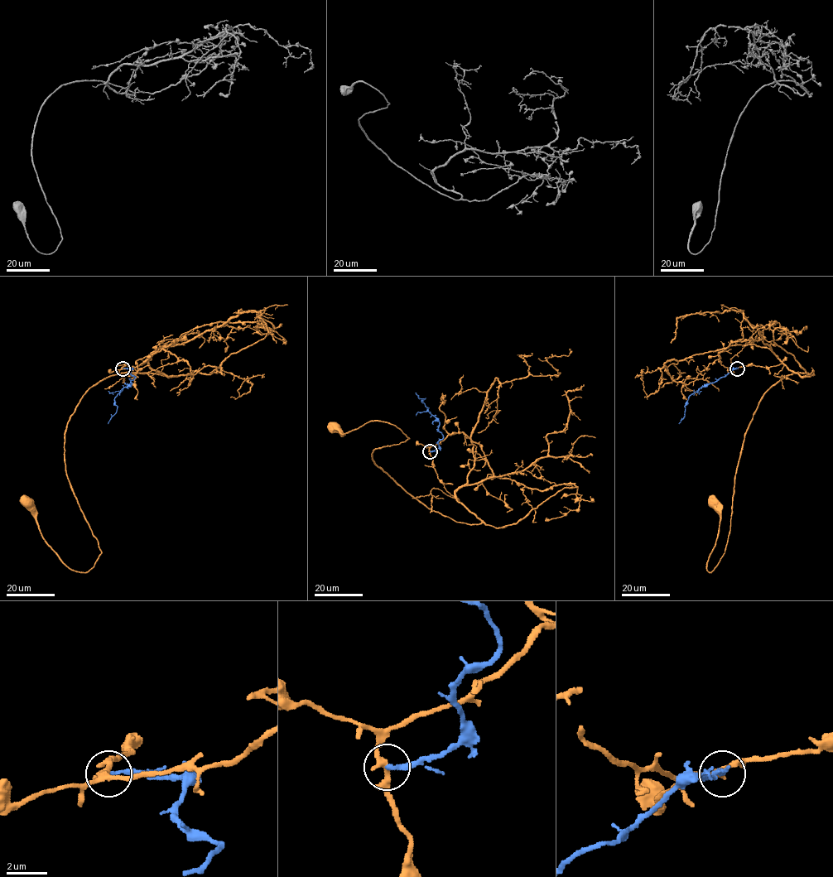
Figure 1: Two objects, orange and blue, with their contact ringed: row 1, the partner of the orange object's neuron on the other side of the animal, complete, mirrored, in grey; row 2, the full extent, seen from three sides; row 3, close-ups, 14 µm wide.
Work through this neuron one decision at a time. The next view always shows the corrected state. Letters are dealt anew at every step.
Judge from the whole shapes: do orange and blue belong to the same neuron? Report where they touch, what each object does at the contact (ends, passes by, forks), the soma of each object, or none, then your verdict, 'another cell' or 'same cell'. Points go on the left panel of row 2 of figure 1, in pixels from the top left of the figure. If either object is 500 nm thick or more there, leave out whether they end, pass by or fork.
(122, 368) | orange passes by | blue ends | orange (26, 503) | blue none | another cell

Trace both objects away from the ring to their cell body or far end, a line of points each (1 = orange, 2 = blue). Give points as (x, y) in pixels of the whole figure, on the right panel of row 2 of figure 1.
1: (738, 368), (782, 362), (811, 375), (787, 375), (758, 403), (726, 548), (710, 572), (715, 500)
2: (738, 368), (690, 396), (685, 406), (684, 417), (679, 423)

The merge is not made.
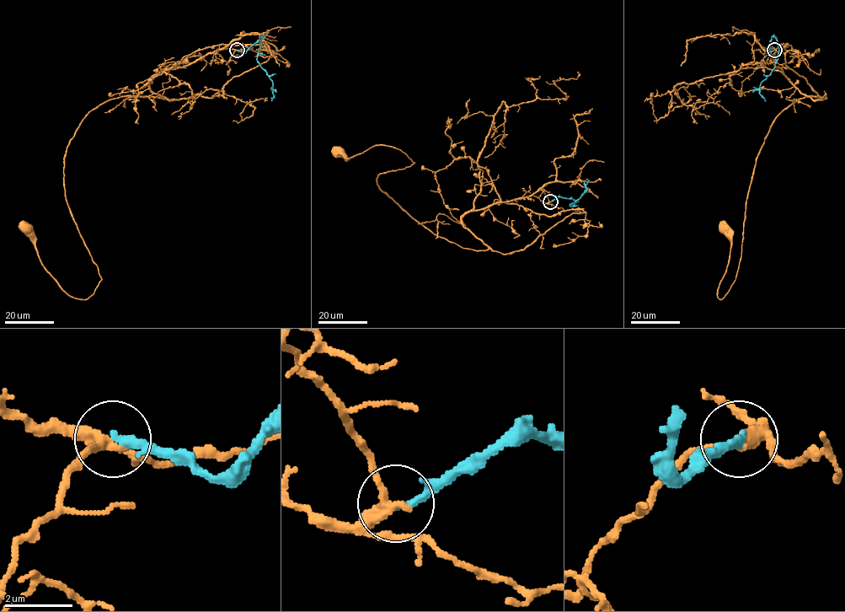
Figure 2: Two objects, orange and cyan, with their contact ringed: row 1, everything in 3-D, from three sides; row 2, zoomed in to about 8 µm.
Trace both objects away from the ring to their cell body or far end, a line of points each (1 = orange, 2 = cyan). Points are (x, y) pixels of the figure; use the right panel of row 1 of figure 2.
1: (774, 50), (797, 88), (823, 99), (799, 99), (770, 127), (737, 275), (720, 299), (725, 226)
2: (774, 50), (769, 51), (773, 36), (778, 47), (778, 59), (771, 72), (761, 83), (760, 93), (765, 101)

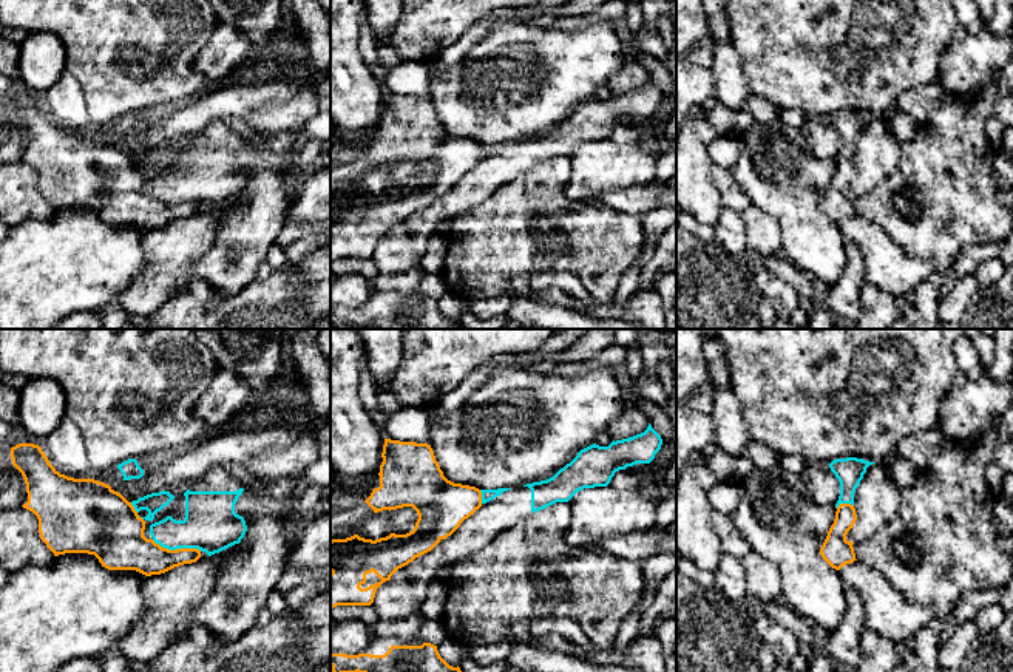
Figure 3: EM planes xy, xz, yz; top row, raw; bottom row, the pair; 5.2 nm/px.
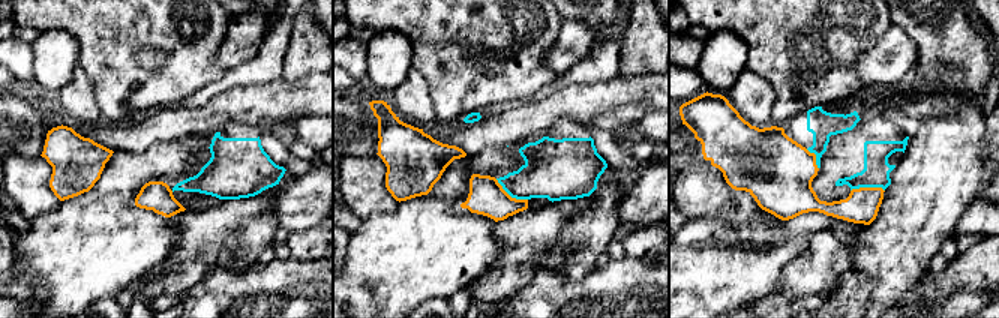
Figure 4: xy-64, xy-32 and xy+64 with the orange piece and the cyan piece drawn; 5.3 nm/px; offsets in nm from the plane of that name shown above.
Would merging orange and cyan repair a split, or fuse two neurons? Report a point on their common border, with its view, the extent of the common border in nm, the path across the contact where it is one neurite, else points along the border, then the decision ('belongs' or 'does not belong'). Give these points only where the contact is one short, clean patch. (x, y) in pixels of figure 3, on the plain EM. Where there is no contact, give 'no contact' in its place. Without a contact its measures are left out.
meets orange in xy at (178, 203); contact 280 nm long; border along xy (152, 193), (169, 203), (201, 204); does not belong

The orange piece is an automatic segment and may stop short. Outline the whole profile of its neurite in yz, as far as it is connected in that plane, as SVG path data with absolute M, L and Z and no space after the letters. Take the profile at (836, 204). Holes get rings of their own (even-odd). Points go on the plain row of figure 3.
M840 158L835 165L834 178L820 202L822 212L835 224L855 213L854 196L846 193L848 185L857 175L855 162L851 158Z

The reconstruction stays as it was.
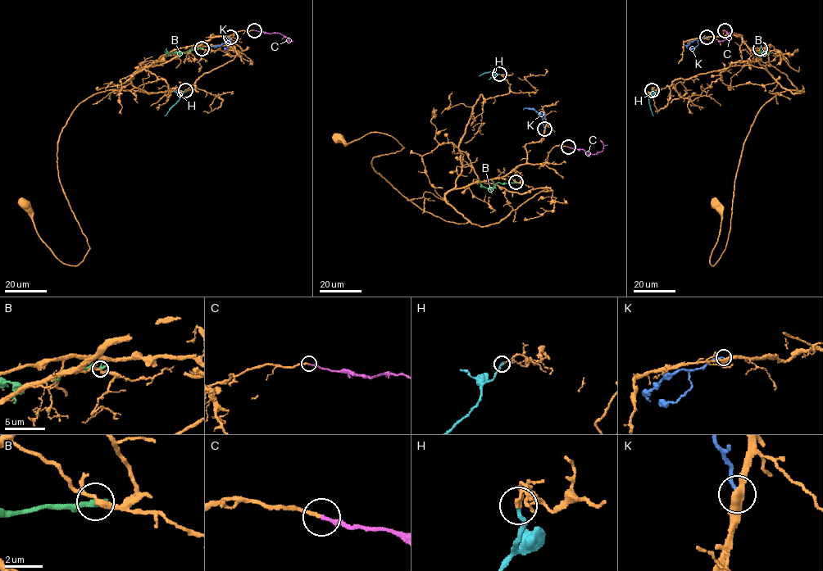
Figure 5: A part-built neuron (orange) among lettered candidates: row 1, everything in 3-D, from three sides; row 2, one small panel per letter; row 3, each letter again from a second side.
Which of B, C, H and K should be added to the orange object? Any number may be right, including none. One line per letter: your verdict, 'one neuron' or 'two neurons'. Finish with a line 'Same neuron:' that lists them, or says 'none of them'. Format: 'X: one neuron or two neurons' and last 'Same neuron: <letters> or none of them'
B: two neurons
C: one neuron
H: two neurons
K: two neurons
Same neuron: C

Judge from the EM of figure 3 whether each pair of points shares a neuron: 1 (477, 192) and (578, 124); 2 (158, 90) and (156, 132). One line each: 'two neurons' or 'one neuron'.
1: one neuron
2: two neurons

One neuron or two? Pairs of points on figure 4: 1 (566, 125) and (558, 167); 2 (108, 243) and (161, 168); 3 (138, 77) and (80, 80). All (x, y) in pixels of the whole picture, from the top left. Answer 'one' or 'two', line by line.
1: one
2: one
3: two

